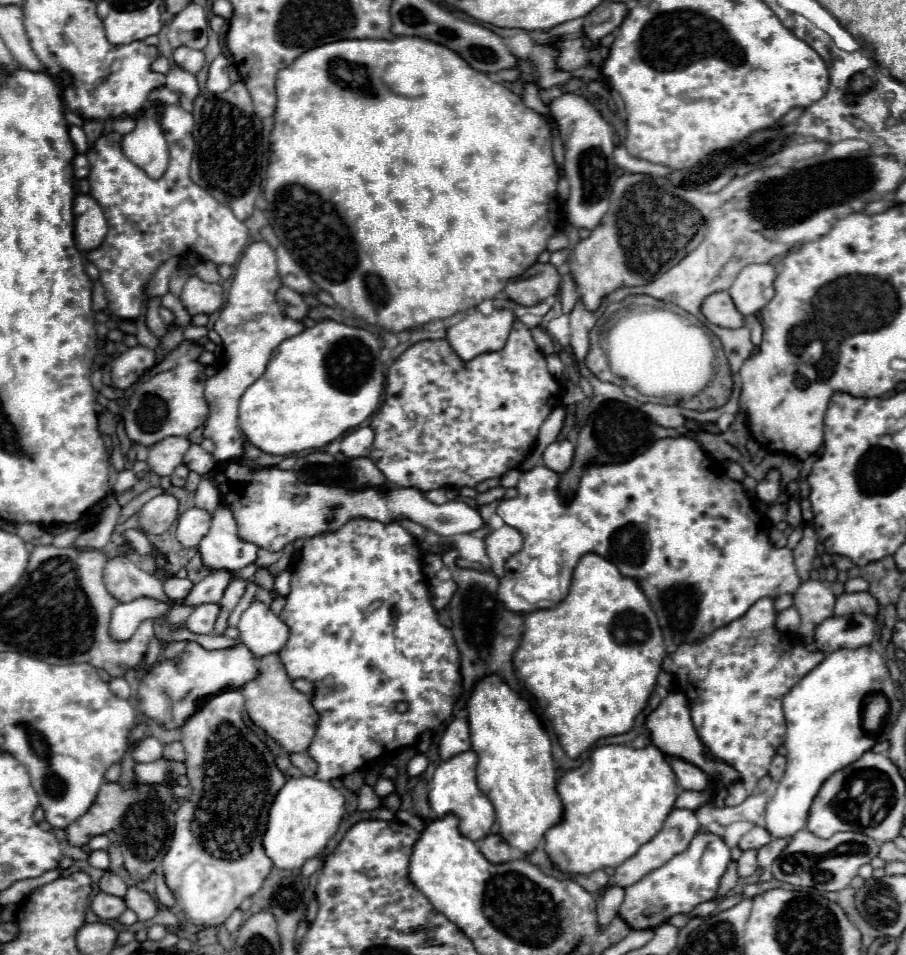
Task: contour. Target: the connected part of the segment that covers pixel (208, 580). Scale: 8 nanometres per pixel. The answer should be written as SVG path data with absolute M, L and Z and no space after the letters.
M210 572L202 582L198 582L184 604L200 606L206 602L218 602L224 596L224 588L236 578L236 572Z

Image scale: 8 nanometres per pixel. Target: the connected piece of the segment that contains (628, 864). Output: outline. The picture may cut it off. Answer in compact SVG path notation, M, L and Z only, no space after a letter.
M674 808L674 810L670 812L670 816L666 818L662 830L660 830L648 844L644 844L644 846L638 850L638 854L634 854L632 858L628 858L624 864L620 864L620 866L616 868L616 872L614 872L614 876L612 876L612 884L618 884L618 886L628 888L628 886L632 886L634 882L642 880L650 870L660 868L660 866L666 864L672 856L684 852L684 850L688 848L690 840L692 840L692 838L696 836L696 832L700 832L700 830L702 830L702 826L700 826L700 822L698 822L698 818L696 818L696 814L694 814L692 810L678 810L678 808Z

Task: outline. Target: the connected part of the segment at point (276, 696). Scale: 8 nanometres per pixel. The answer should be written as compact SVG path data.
M268 654L260 660L258 678L248 682L242 694L246 700L246 710L248 710L250 720L258 724L270 738L274 738L288 754L308 750L316 734L318 712L314 710L310 698L292 686L292 680L288 678L278 654Z

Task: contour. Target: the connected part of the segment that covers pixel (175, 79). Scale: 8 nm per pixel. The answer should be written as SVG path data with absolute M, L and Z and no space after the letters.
M174 66L168 74L166 74L166 88L170 88L172 92L188 98L190 102L196 100L196 96L200 94L200 88L198 88L198 82L196 82L196 76Z

